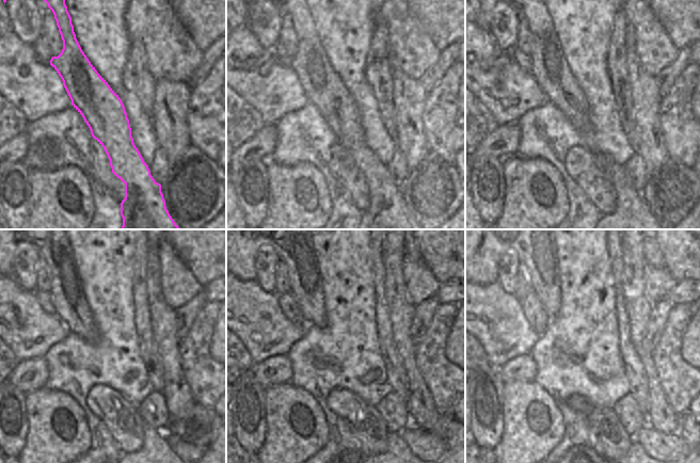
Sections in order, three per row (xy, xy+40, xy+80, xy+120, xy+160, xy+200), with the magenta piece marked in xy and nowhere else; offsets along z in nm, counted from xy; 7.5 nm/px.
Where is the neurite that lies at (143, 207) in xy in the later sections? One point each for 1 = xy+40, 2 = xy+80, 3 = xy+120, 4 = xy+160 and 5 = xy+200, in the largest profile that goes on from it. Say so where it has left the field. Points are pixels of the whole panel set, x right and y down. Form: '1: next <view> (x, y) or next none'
1: next xy+40 (324, 90)
2: next xy+80 (549, 66)
3: next xy+120 (70, 305)
4: next xy+160 (297, 251)
5: next xy+200 (537, 251)

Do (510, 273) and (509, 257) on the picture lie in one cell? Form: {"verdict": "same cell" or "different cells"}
{"verdict": "same cell"}

